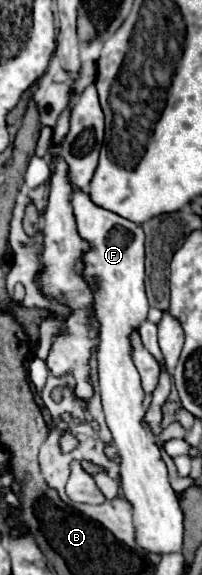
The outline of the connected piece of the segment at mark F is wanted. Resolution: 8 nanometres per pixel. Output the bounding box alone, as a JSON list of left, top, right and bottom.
[72,192,184,554]

